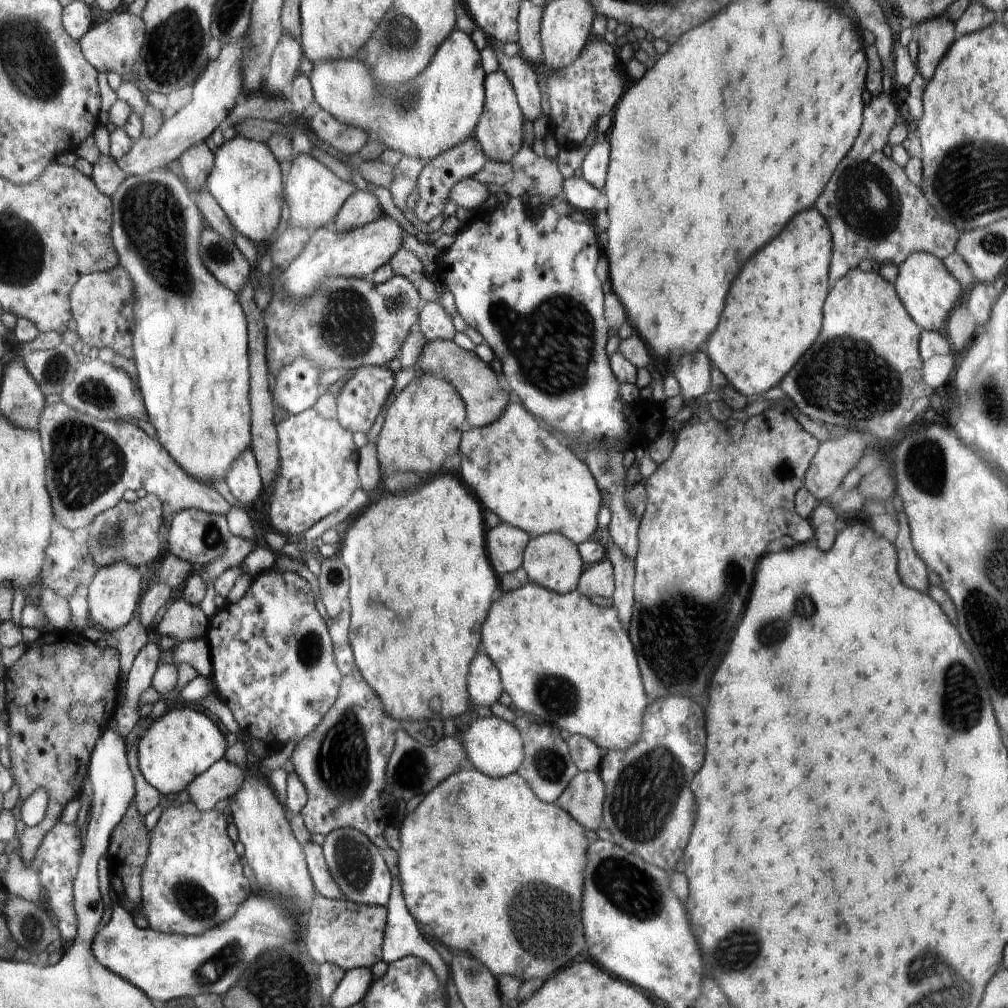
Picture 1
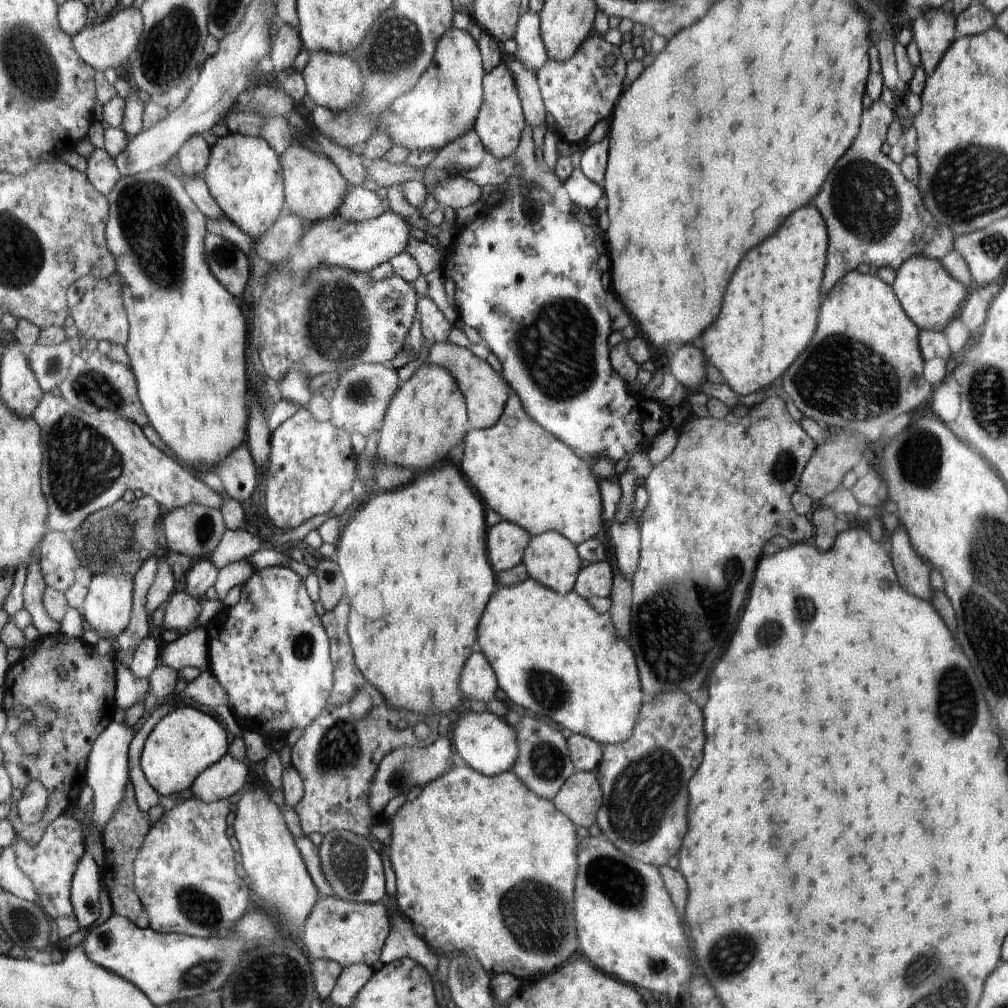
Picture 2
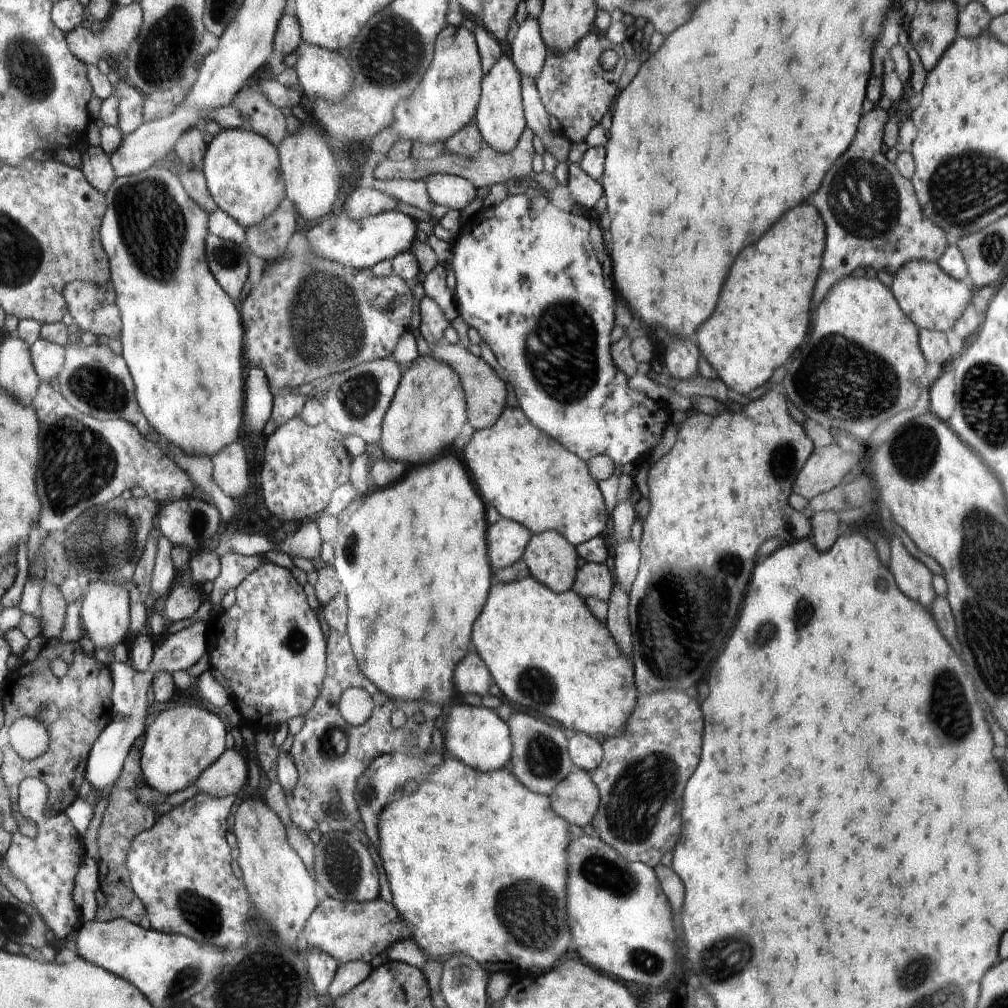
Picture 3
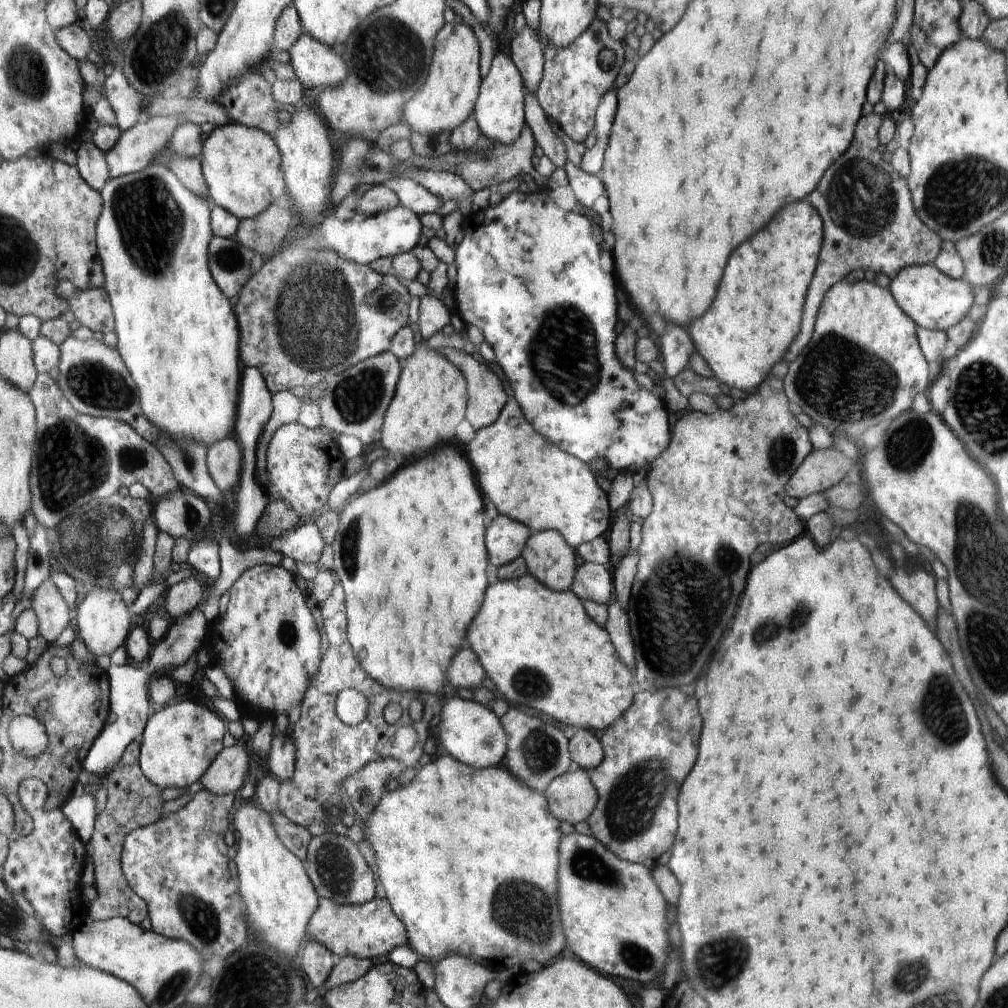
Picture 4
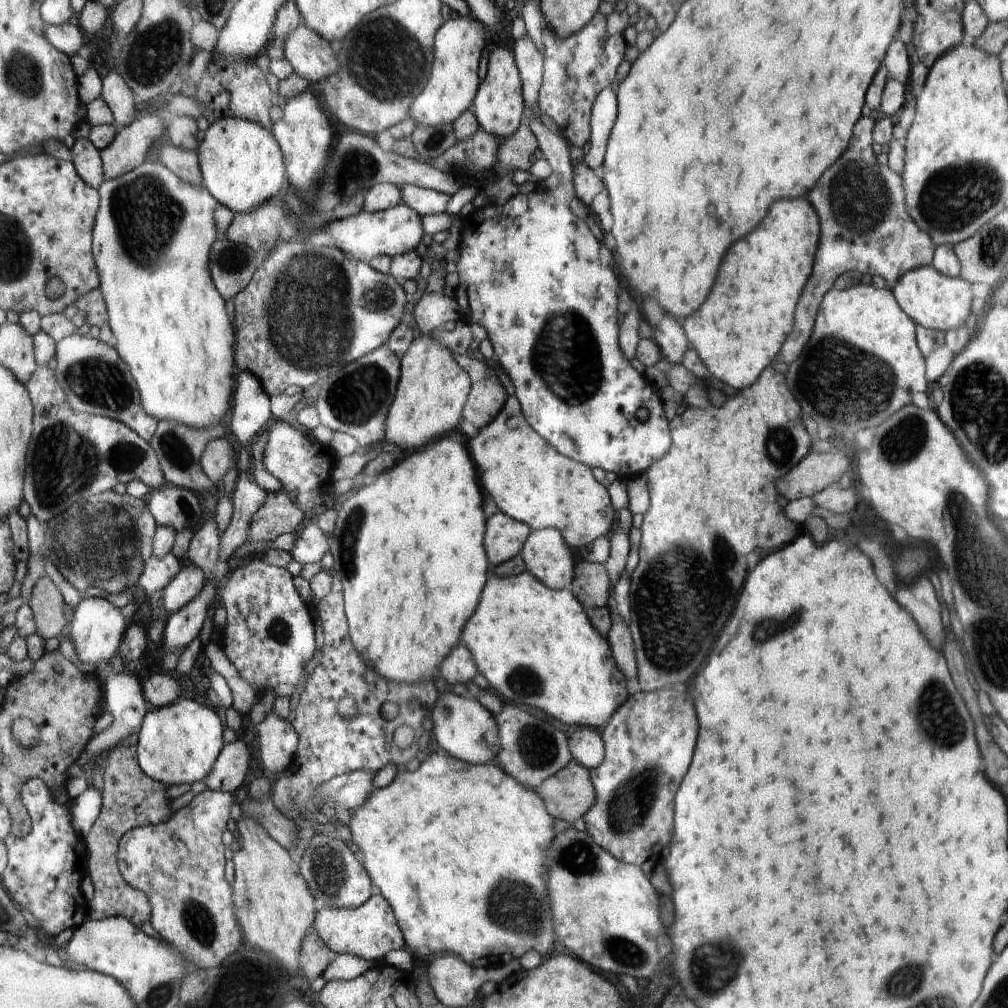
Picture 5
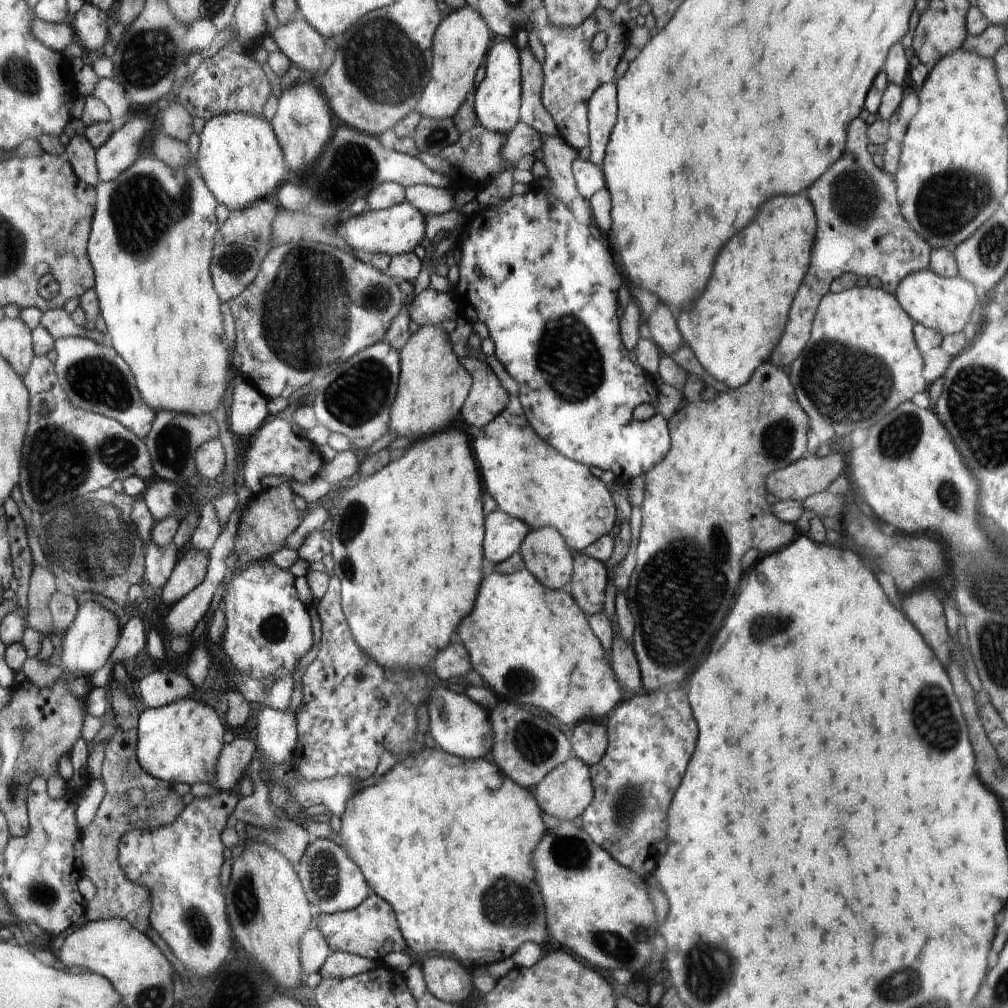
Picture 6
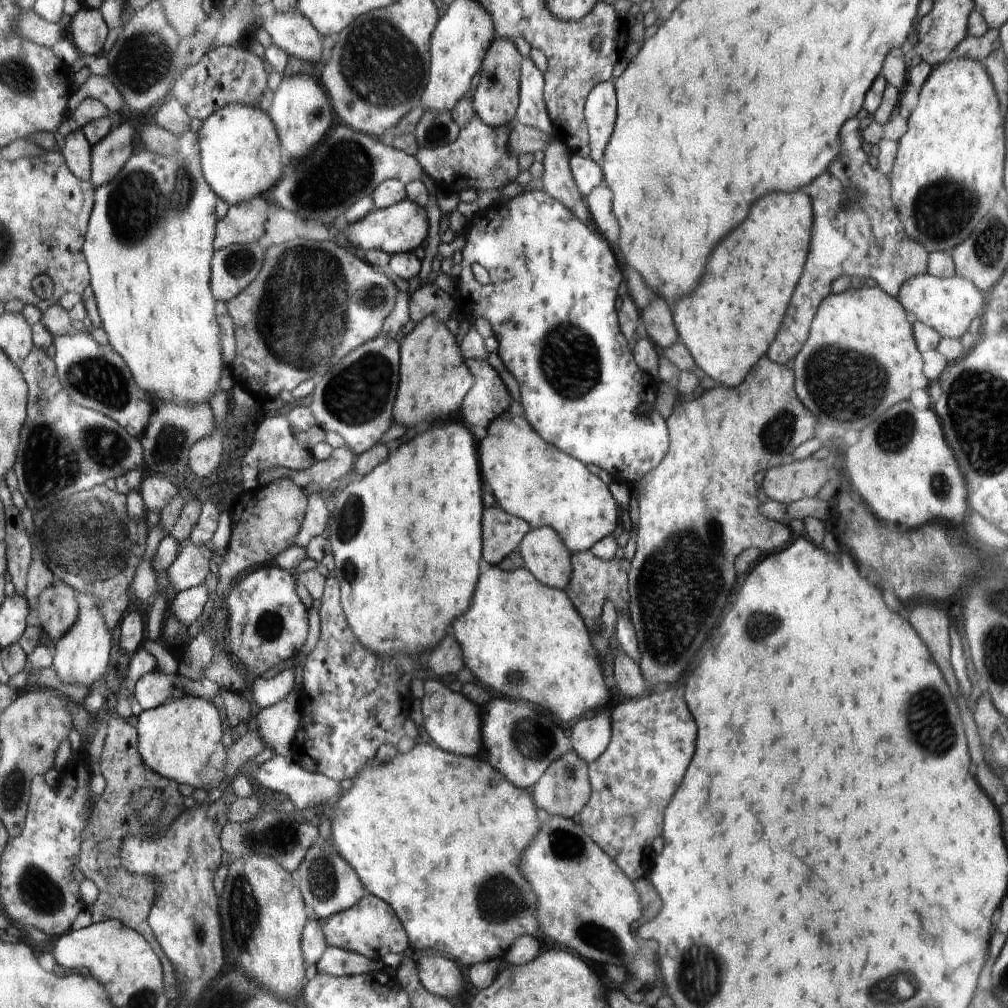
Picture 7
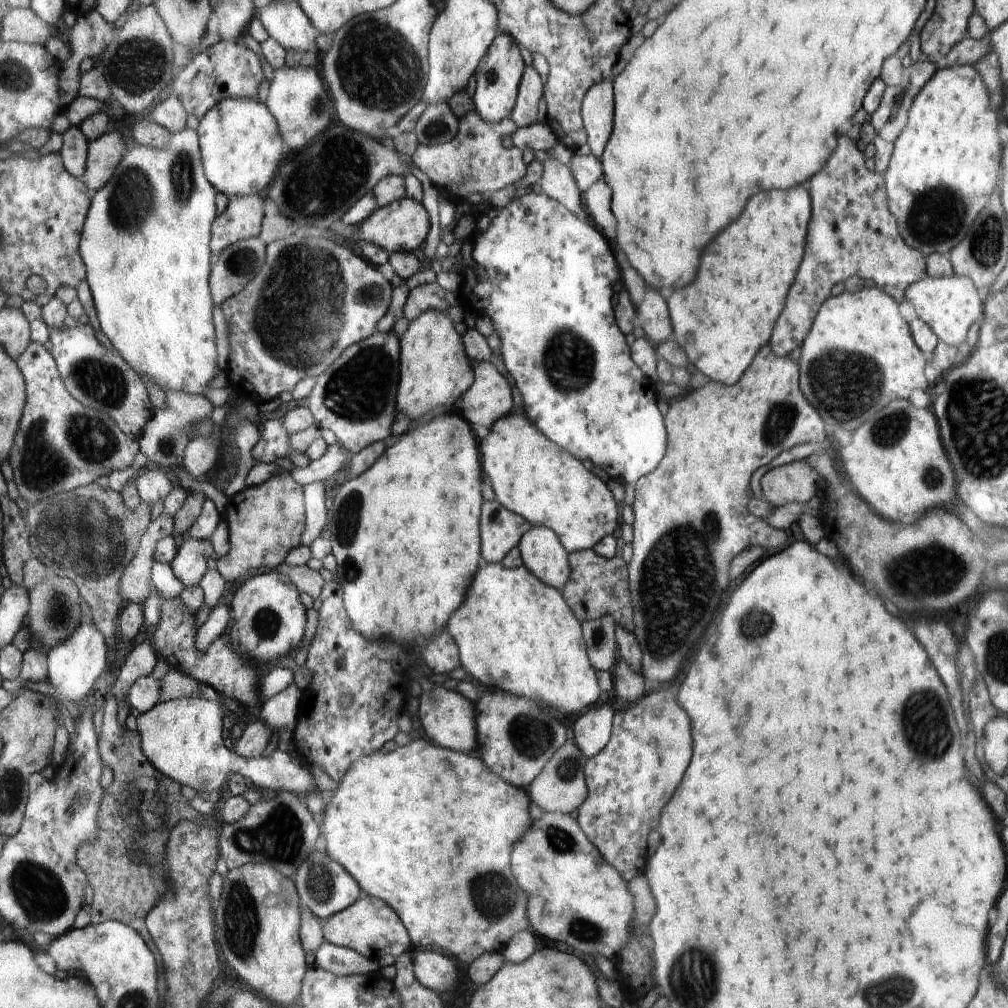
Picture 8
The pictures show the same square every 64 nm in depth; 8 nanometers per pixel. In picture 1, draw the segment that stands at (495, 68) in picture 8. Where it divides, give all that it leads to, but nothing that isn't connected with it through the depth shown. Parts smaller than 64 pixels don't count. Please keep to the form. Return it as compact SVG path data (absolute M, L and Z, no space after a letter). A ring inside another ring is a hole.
M499 68L487 76L486 108L479 118L478 128L473 134L480 143L487 160L508 162L523 148L522 126L524 126L525 116L522 116L523 110L518 108L518 103L518 95L515 93L514 86L506 72Z

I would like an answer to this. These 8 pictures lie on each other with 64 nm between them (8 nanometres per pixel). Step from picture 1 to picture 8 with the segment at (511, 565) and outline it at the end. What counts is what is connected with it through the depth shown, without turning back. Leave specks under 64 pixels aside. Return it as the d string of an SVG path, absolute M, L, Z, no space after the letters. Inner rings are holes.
M496 500L484 502L484 518L480 518L480 526L484 526L486 562L500 562L506 552L518 546L527 530L532 527L522 516L508 512Z

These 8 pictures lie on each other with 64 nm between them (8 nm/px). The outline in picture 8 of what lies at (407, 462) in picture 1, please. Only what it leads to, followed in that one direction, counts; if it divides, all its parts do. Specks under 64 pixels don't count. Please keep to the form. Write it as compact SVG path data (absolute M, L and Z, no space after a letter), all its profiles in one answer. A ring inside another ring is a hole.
M440 309L424 311L420 318L412 320L406 334L401 335L404 358L400 358L400 366L404 366L404 382L400 382L400 412L410 418L420 418L434 408L450 408L474 384L475 374L464 354L460 336L456 336L444 313ZM426 332L430 336L426 336Z

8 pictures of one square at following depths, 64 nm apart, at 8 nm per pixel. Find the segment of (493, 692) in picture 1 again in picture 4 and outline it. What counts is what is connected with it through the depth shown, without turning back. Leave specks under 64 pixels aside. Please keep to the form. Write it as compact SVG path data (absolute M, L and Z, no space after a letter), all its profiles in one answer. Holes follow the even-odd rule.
M470 648L460 650L456 654L456 662L452 662L452 670L448 670L448 680L454 688L478 688L486 678L484 668L480 666L476 654Z

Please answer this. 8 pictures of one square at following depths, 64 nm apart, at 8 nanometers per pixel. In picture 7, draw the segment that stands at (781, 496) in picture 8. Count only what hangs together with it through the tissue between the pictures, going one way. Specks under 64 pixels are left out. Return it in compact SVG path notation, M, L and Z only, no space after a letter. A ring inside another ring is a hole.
M812 459L785 462L766 471L762 496L780 504L791 504L817 496L828 480L828 461Z

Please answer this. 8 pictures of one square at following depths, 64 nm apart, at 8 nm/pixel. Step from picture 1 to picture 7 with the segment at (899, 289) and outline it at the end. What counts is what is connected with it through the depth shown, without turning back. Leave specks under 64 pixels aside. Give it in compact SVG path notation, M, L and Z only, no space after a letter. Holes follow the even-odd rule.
M926 273L911 278L898 294L898 302L910 310L923 324L934 328L941 339L958 338L968 330L970 322L982 308L982 294L974 288L971 280L958 276L936 277Z

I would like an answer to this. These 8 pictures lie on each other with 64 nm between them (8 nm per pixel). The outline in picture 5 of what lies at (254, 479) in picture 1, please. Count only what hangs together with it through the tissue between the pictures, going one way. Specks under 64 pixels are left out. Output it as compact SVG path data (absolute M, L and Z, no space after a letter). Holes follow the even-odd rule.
M218 437L208 445L202 459L204 470L215 483L224 482L234 466L233 447L230 440Z

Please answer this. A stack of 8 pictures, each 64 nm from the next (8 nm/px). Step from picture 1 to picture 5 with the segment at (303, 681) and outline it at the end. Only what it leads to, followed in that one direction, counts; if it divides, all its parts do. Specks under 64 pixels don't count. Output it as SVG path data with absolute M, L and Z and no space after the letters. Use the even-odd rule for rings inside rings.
M259 558L254 559L238 567L234 574L226 579L222 587L221 600L228 612L228 625L222 633L221 645L236 665L238 674L258 693L262 693L261 699L270 692L274 692L276 697L290 697L298 680L302 681L300 676L306 664L312 660L316 652L314 622L292 584L290 572L286 572L286 568L274 566Z

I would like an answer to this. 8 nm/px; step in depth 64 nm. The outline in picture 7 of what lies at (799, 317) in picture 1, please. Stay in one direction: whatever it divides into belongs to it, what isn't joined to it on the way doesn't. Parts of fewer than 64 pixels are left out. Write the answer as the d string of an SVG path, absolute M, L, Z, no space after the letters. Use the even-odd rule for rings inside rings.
M774 192L774 198L772 194L768 194L768 198L760 198L760 202L752 206L748 222L744 222L744 226L738 226L732 234L728 234L728 238L724 238L724 242L720 242L720 246L716 246L716 250L712 252L712 262L708 262L708 274L704 274L700 290L676 302L675 324L676 330L680 330L680 340L686 344L696 364L710 378L734 388L748 376L750 368L762 358L762 354L766 354L770 342L776 338L776 332L782 324L784 312L790 304L798 278L804 272L804 262L808 256L812 236L812 222L811 199L806 198L802 192L792 192L790 200L782 192Z

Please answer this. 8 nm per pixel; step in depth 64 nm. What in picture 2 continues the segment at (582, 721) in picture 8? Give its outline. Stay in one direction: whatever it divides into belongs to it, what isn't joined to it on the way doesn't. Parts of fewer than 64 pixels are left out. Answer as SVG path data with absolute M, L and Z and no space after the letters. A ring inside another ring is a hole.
M571 733L568 737L568 746L571 747L571 761L576 770L585 770L592 773L602 764L603 746L595 739L586 735Z

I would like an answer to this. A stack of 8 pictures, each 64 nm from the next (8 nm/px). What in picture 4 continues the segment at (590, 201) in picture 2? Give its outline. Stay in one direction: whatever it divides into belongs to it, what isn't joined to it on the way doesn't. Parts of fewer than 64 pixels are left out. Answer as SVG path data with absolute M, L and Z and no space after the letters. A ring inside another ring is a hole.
M570 161L563 166L566 171L570 188L574 191L579 204L591 208L594 200L604 194L604 186L602 182L592 173L584 170L582 166L576 167Z

